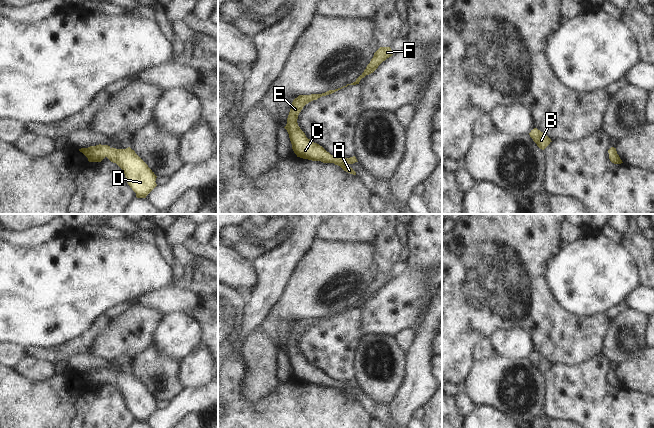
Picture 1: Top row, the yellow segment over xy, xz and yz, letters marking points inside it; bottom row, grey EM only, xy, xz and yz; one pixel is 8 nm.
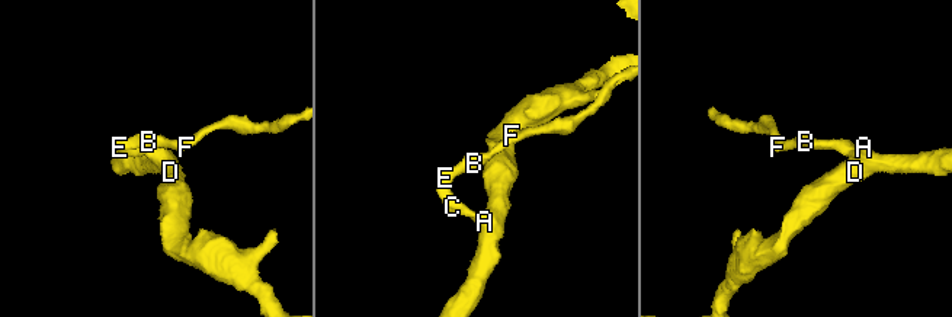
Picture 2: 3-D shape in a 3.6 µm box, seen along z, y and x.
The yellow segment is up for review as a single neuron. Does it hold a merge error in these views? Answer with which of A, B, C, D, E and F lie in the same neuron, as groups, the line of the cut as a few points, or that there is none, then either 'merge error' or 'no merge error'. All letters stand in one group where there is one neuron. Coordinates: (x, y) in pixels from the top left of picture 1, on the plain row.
A B C D E F | no cut | no merge error

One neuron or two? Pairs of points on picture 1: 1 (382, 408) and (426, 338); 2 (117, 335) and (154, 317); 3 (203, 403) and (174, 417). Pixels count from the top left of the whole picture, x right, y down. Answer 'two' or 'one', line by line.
1: two
2: one
3: one

